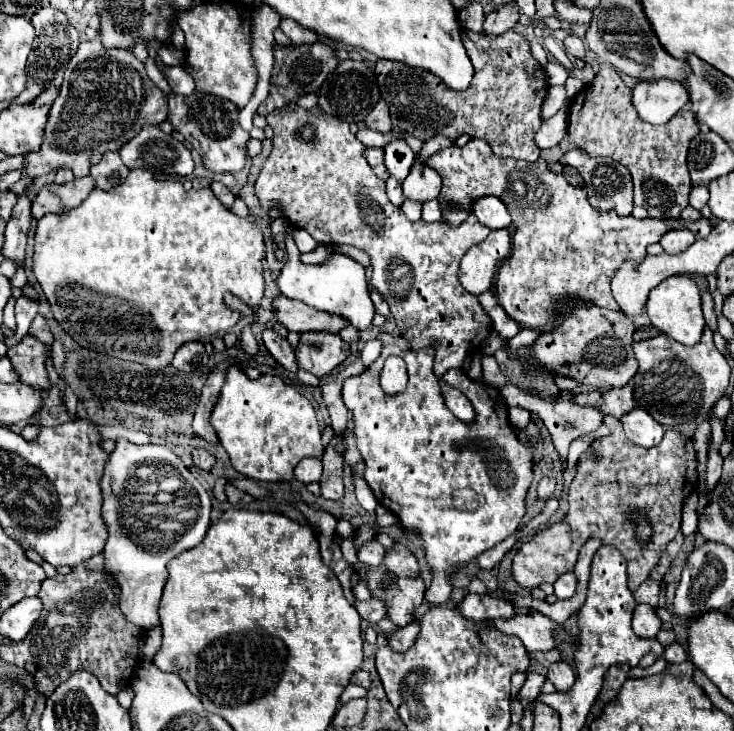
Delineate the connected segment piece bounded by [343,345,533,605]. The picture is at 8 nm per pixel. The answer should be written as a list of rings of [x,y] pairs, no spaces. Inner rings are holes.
[[[385,345],[383,351],[381,351],[381,355],[375,359],[375,363],[373,363],[371,367],[367,367],[359,377],[349,377],[349,379],[345,381],[345,385],[343,385],[343,399],[345,399],[347,409],[349,409],[351,415],[353,415],[357,445],[359,445],[359,451],[361,451],[363,461],[365,461],[365,465],[367,465],[363,477],[365,477],[367,485],[371,487],[375,499],[377,499],[383,507],[387,507],[389,511],[393,511],[405,527],[411,527],[411,529],[417,529],[417,531],[419,531],[419,537],[421,537],[423,543],[425,543],[425,557],[427,557],[427,563],[429,563],[431,569],[433,569],[433,583],[431,583],[431,587],[425,591],[425,603],[429,603],[429,605],[443,605],[443,603],[449,599],[449,595],[451,595],[451,593],[449,593],[449,591],[451,591],[449,575],[455,573],[453,569],[455,569],[457,565],[463,565],[463,563],[467,563],[467,561],[475,559],[479,553],[483,553],[483,551],[495,547],[497,543],[501,543],[503,539],[507,539],[509,535],[513,535],[513,533],[517,531],[517,527],[519,527],[519,523],[521,523],[521,519],[523,519],[523,515],[525,515],[525,495],[527,495],[527,489],[529,489],[529,485],[531,485],[531,481],[533,481],[533,451],[531,451],[531,447],[529,447],[527,443],[523,443],[523,441],[519,439],[519,435],[513,431],[513,427],[511,427],[511,423],[509,423],[507,403],[505,403],[503,395],[499,393],[499,389],[493,387],[493,385],[477,383],[477,381],[469,379],[461,369],[451,369],[451,371],[447,371],[447,375],[443,377],[443,381],[449,383],[449,385],[453,385],[453,387],[457,387],[457,389],[461,389],[461,391],[465,391],[465,395],[469,397],[469,401],[473,403],[473,407],[475,407],[475,411],[477,411],[477,419],[475,419],[473,423],[463,423],[463,421],[459,421],[459,419],[445,407],[445,401],[443,401],[443,395],[441,395],[441,381],[439,381],[439,379],[435,377],[435,373],[433,373],[433,357],[435,357],[435,349],[433,349],[433,347],[423,347],[423,349],[419,349],[419,351],[411,351],[411,349],[409,349],[409,351],[403,351],[403,349],[399,349],[397,345]],[[389,355],[399,355],[399,357],[403,357],[407,371],[409,371],[409,383],[407,383],[405,391],[403,391],[403,393],[397,393],[397,395],[387,395],[387,393],[383,393],[383,389],[381,389],[380,385],[380,373],[383,368],[383,361],[385,361]]]

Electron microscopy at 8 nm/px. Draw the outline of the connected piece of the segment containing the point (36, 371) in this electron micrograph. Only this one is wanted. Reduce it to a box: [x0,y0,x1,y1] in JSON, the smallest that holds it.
[7,335,51,389]

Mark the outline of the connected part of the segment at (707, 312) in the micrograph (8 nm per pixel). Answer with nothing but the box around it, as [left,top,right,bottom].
[702,290,718,333]

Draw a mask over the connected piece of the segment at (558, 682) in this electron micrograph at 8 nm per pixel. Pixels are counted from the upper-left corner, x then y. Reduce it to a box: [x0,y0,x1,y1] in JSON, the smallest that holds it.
[547,659,575,691]

